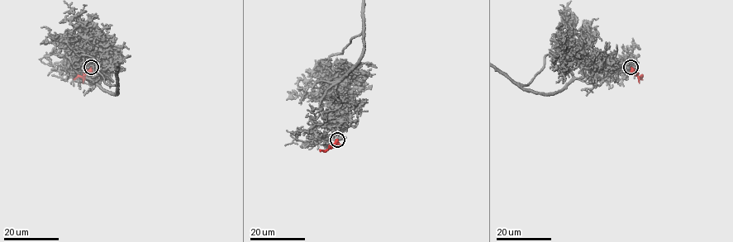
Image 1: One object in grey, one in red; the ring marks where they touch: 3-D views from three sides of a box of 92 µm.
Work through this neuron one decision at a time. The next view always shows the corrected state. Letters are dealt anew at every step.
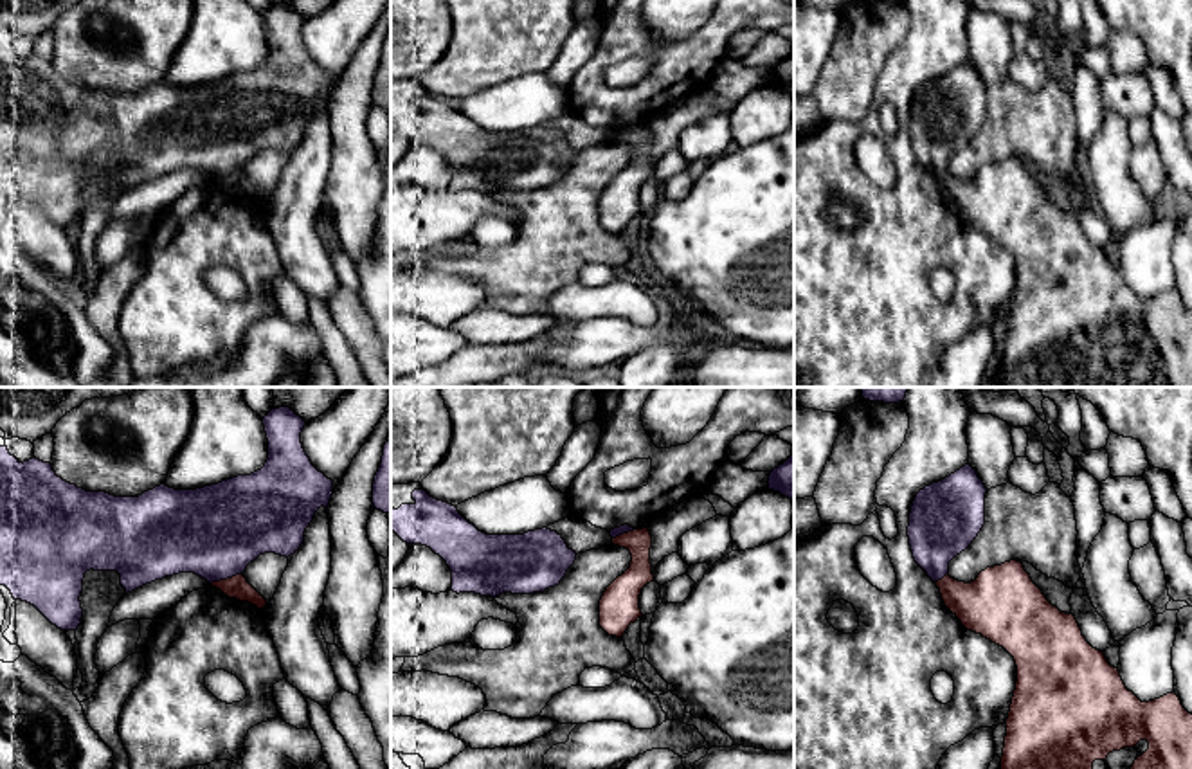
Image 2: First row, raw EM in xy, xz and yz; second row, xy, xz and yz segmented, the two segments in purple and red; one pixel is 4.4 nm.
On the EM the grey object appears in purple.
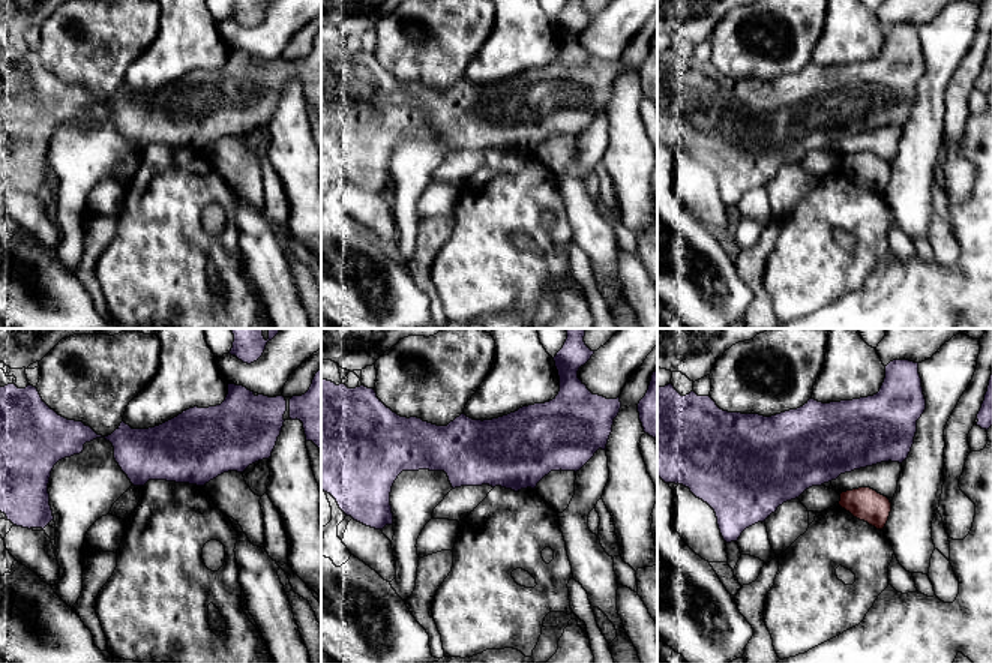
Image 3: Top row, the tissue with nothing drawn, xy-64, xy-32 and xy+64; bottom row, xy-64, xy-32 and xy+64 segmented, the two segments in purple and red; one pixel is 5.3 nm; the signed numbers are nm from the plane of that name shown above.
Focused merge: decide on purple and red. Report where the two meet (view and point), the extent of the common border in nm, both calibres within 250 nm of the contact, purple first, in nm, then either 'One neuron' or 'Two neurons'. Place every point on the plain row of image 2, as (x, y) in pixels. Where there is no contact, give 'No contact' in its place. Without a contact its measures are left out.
Touches purple at xy (225, 175). Shared border 150 nm. Thickness 420 nm (purple) against 100 nm. Two neurons

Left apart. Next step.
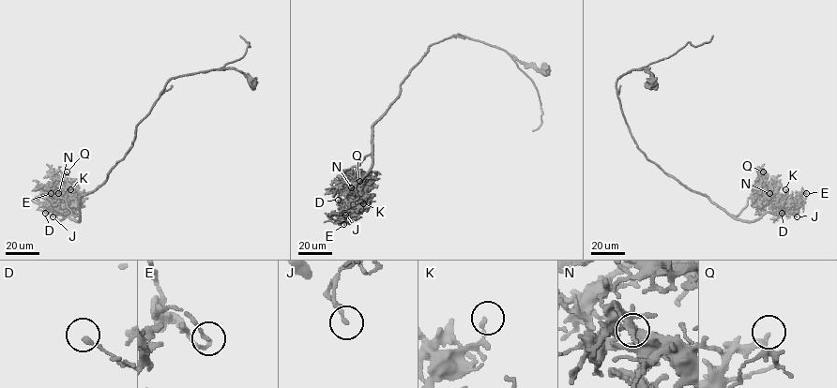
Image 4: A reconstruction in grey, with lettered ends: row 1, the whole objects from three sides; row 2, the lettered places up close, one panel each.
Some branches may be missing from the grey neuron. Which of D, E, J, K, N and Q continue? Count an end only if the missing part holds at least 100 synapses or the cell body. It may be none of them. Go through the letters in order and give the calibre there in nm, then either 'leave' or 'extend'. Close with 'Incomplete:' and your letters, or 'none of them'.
D: calibre 180 nm; leave
E: calibre 130 nm; leave
J: calibre 200 nm; leave
K: calibre 120 nm; leave
N: calibre 120 nm; leave
Q: calibre 200 nm; leave
Incomplete: none of them

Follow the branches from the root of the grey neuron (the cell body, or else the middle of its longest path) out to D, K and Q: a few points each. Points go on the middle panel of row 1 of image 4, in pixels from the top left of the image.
D: (545, 71), (460, 34), (433, 44), (372, 125), (371, 168), (350, 187), (346, 201), (338, 200)
K: (545, 71), (460, 34), (430, 46), (401, 82), (400, 95), (372, 125), (372, 167), (356, 185), (363, 203)
Q: (545, 71), (460, 34), (433, 44), (372, 125), (372, 152), (346, 172), (349, 181), (359, 181)

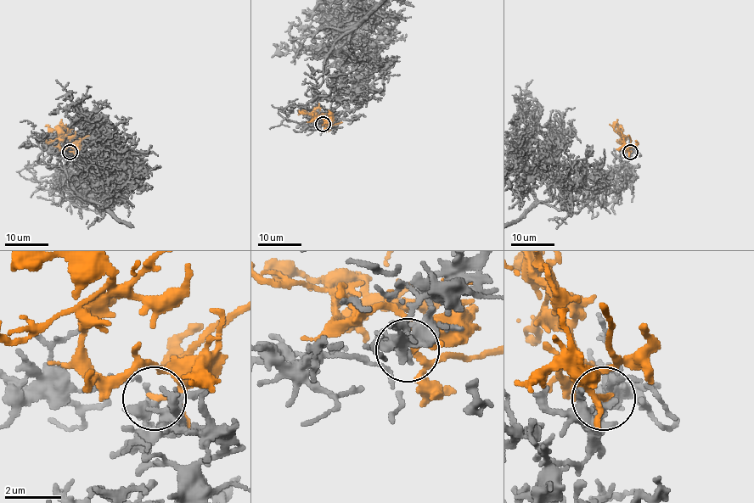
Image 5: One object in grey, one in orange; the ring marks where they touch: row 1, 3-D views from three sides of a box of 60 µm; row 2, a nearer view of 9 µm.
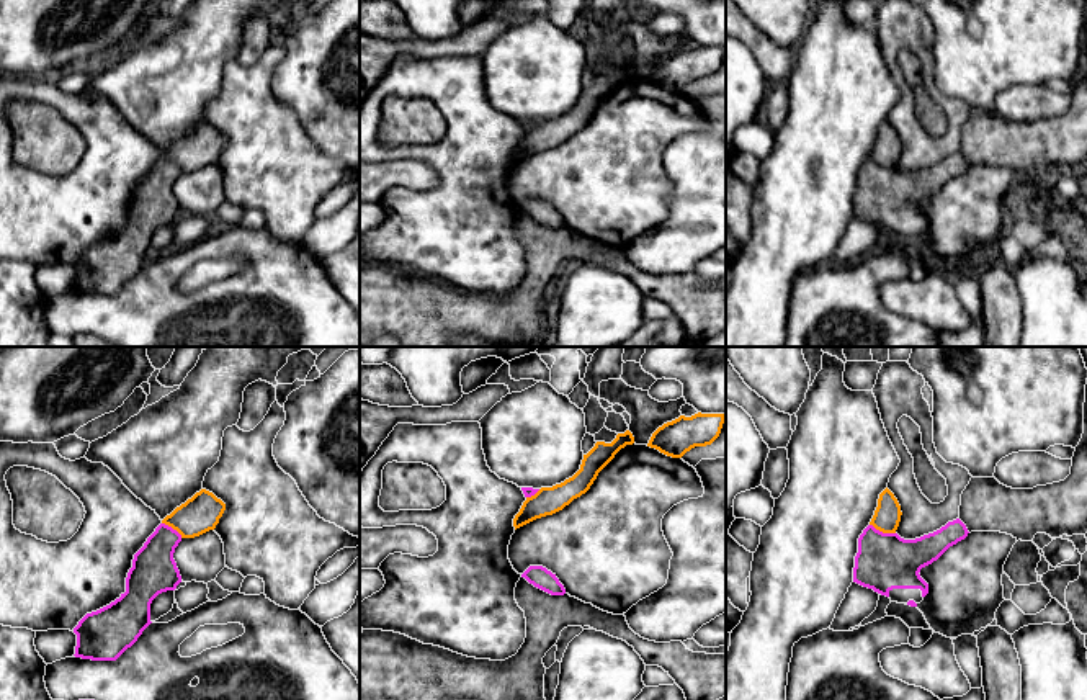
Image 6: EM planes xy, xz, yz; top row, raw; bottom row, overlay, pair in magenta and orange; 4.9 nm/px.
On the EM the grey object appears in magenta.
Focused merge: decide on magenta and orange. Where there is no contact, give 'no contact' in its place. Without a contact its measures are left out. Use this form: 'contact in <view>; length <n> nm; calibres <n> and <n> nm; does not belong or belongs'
contact in yz; length 140 nm; calibres 280 and 130 nm; does not belong

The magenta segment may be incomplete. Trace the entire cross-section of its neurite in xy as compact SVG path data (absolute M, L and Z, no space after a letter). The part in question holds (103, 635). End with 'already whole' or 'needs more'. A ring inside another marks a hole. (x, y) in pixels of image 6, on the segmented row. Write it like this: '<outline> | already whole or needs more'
M160 523L134 554L126 577L126 592L110 605L87 613L74 628L75 657L116 661L131 648L150 621L152 600L181 582L173 559L181 535Z | already whole

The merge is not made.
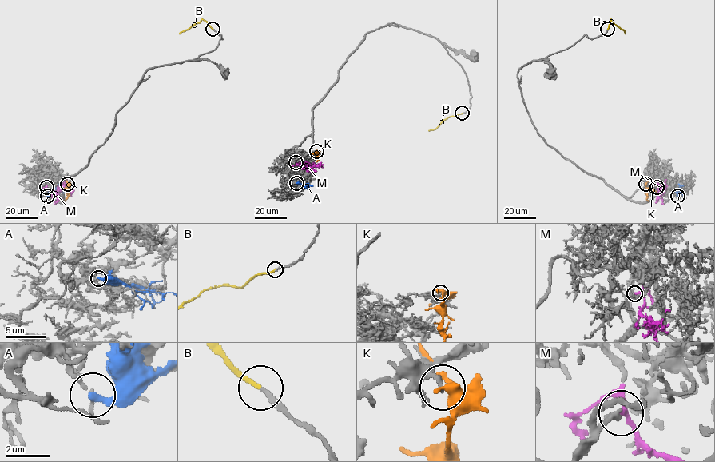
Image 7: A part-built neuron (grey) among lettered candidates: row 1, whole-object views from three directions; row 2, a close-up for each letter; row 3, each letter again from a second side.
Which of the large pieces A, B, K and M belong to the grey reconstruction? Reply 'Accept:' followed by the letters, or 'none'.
Accept: B, M

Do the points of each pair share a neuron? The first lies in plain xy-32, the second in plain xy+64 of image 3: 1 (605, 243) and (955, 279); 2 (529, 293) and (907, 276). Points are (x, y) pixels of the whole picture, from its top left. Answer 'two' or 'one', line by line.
1: two
2: two

